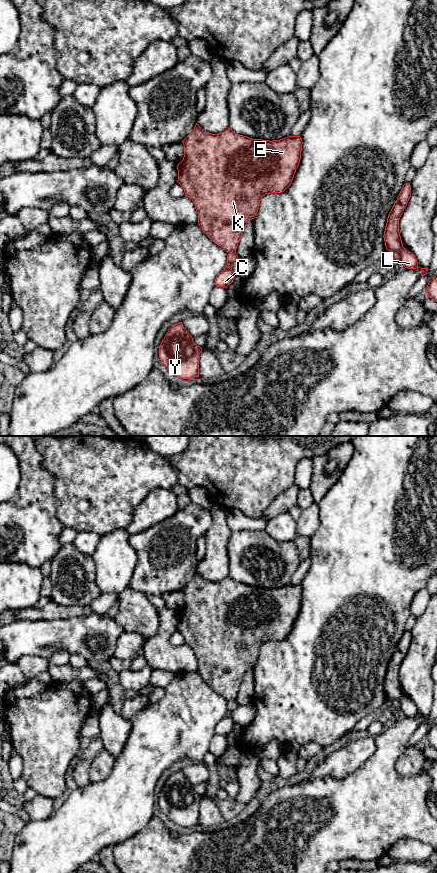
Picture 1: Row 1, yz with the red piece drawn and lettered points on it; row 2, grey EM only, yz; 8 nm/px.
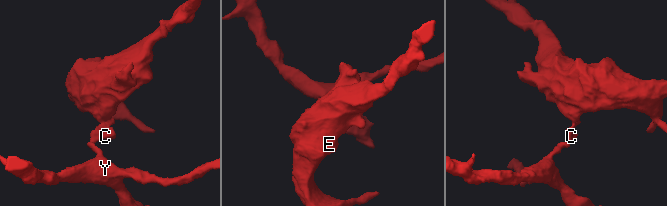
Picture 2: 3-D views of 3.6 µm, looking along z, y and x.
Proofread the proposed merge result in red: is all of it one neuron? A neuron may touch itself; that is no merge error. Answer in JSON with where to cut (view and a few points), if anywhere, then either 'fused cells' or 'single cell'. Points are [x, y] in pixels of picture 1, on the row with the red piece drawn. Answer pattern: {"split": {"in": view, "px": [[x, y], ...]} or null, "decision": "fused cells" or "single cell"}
{"split": {"in": "yz", "px": [[235, 250], [228, 254]]}, "decision": "fused cells"}

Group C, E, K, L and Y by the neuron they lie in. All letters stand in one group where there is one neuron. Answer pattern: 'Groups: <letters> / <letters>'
Groups: C Y / E K L

